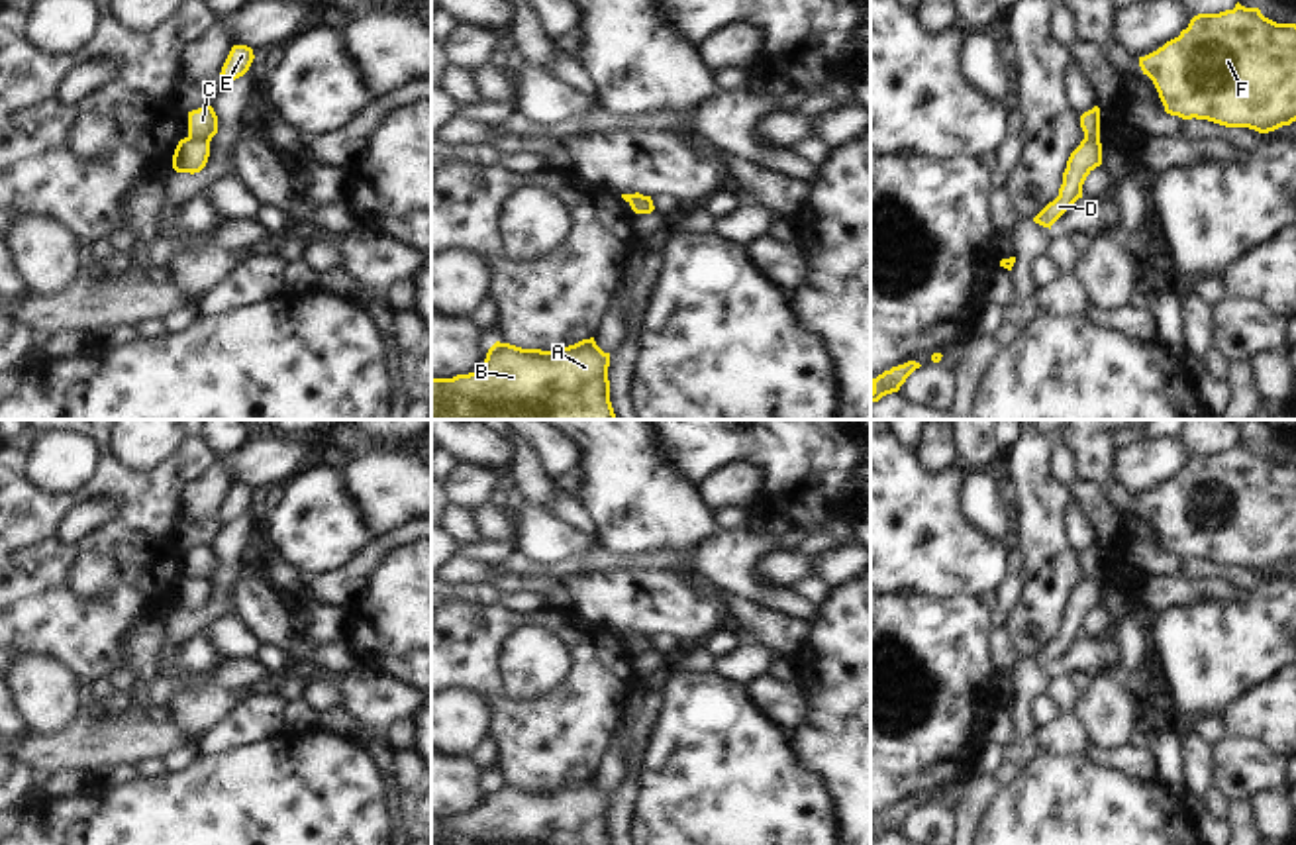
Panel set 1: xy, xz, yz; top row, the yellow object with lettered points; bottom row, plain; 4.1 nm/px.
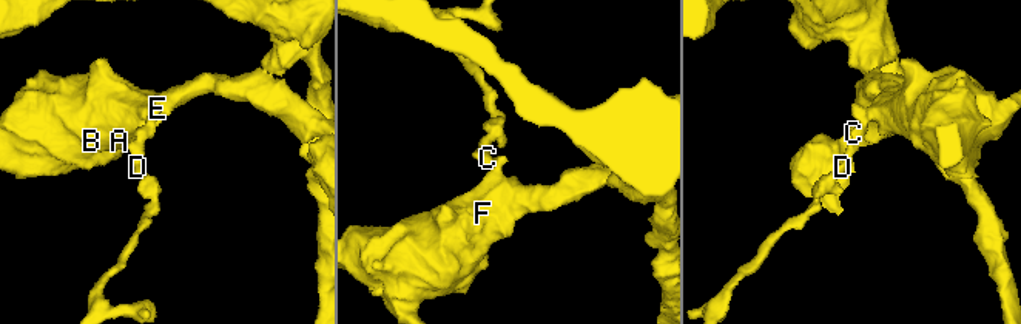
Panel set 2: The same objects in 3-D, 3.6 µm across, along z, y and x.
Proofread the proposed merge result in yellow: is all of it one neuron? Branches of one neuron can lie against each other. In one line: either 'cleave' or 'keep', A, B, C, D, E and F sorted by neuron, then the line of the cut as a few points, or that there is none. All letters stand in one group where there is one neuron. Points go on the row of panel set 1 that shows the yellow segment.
cleave; groups A B C E F / D; cut xy (189, 136), (208, 142)

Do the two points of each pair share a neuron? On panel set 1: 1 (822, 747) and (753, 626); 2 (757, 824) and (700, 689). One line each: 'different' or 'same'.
1: different
2: same

